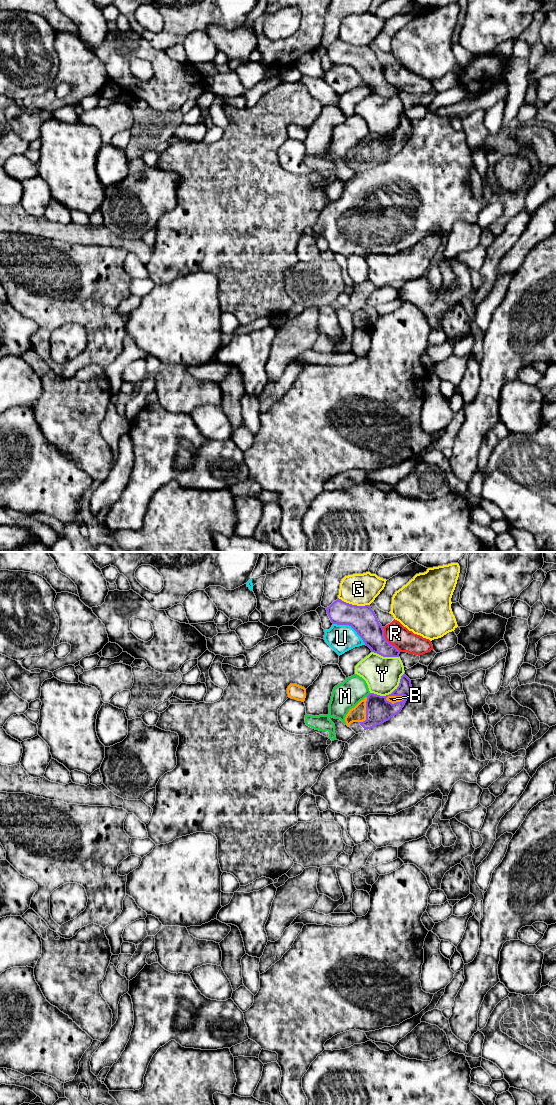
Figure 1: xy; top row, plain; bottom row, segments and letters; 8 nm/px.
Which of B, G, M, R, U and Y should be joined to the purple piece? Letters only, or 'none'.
B, U

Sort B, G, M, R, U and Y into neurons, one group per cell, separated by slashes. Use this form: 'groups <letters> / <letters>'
groups B U / G / M / R / Y

